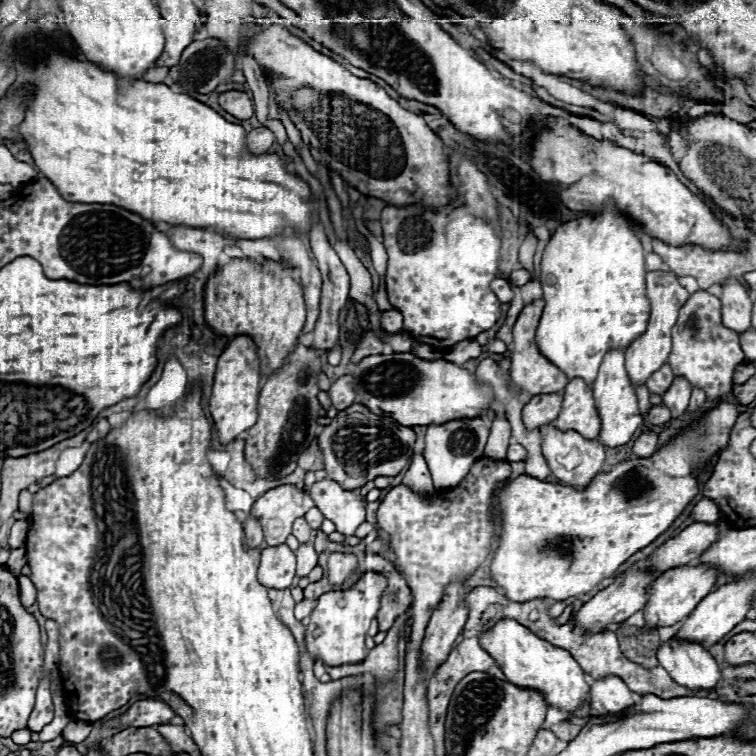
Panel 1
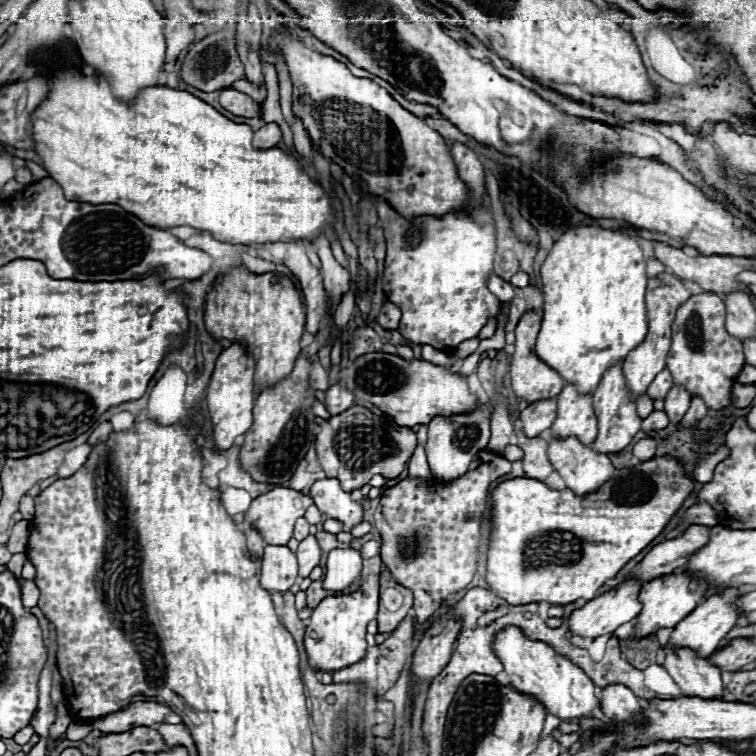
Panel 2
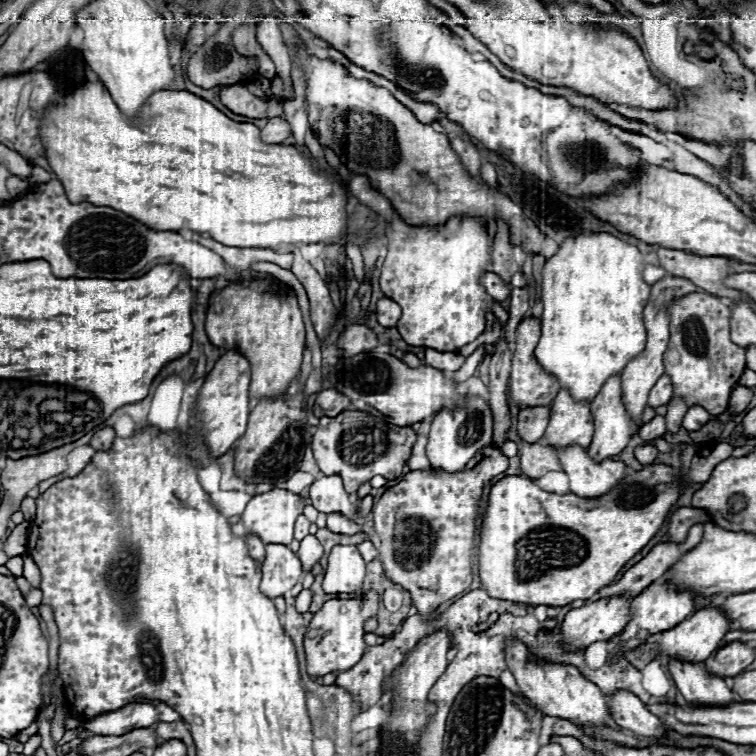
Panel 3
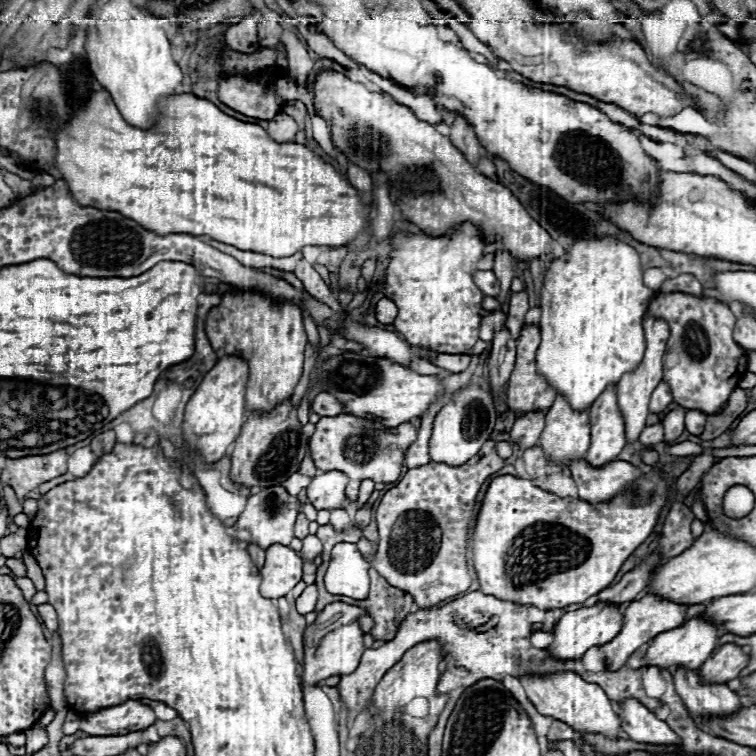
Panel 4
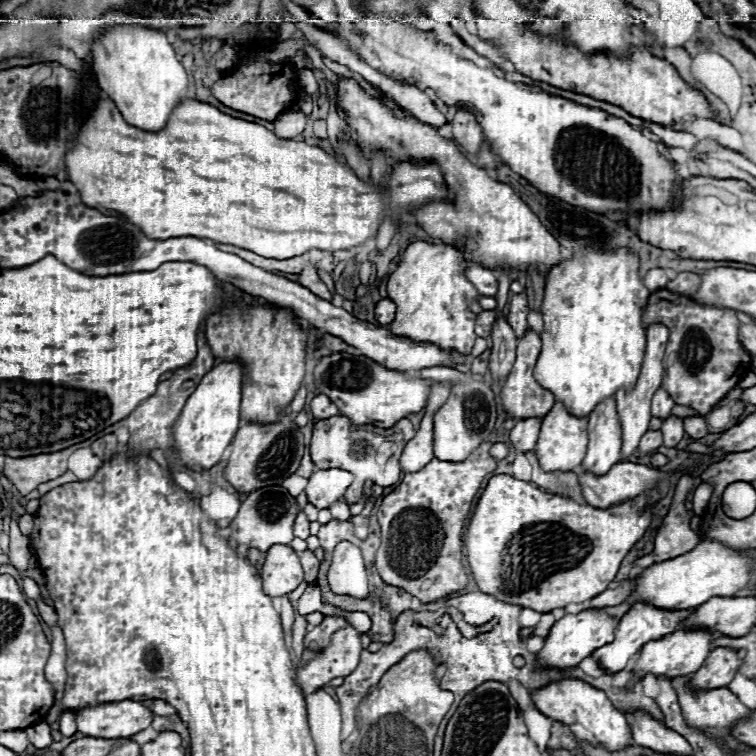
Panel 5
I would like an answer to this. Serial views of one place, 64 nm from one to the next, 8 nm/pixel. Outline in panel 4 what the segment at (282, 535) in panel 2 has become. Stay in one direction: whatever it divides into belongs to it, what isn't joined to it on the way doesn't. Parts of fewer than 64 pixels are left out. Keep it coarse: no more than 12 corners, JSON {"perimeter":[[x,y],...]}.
{"perimeter":[[282,486],[248,496],[236,538],[288,546],[302,504]]}

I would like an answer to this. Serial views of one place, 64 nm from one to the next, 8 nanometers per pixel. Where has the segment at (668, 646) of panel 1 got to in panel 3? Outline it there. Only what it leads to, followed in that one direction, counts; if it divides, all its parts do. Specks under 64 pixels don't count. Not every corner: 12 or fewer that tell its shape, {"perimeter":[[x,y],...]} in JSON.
{"perimeter":[[670,660],[676,688],[692,706],[730,706],[734,692],[702,664]]}

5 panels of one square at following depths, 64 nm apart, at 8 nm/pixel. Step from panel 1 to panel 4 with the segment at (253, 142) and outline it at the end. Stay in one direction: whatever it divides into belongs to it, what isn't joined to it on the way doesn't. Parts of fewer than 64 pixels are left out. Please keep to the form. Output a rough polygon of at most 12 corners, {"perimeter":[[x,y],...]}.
{"perimeter":[[280,112],[270,120],[268,134],[290,142],[298,134],[298,122]]}

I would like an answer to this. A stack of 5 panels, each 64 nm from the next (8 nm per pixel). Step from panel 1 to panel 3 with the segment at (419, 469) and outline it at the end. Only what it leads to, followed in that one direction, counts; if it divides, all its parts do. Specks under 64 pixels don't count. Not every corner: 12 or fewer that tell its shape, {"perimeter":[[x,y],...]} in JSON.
{"perimeter":[[426,434],[418,436],[412,456],[408,458],[410,470],[428,468]]}

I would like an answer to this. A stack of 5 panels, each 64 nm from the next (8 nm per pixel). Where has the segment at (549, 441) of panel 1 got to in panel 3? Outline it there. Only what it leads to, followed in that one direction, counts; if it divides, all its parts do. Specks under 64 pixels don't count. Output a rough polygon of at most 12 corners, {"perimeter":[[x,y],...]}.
{"perimeter":[[580,446],[558,450],[580,498],[604,496],[628,474],[624,462],[596,464]]}

